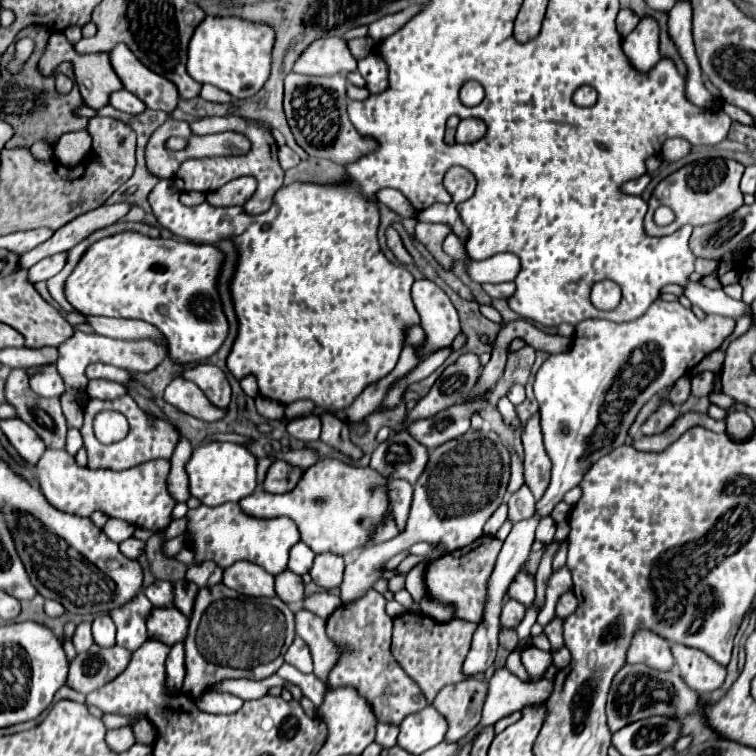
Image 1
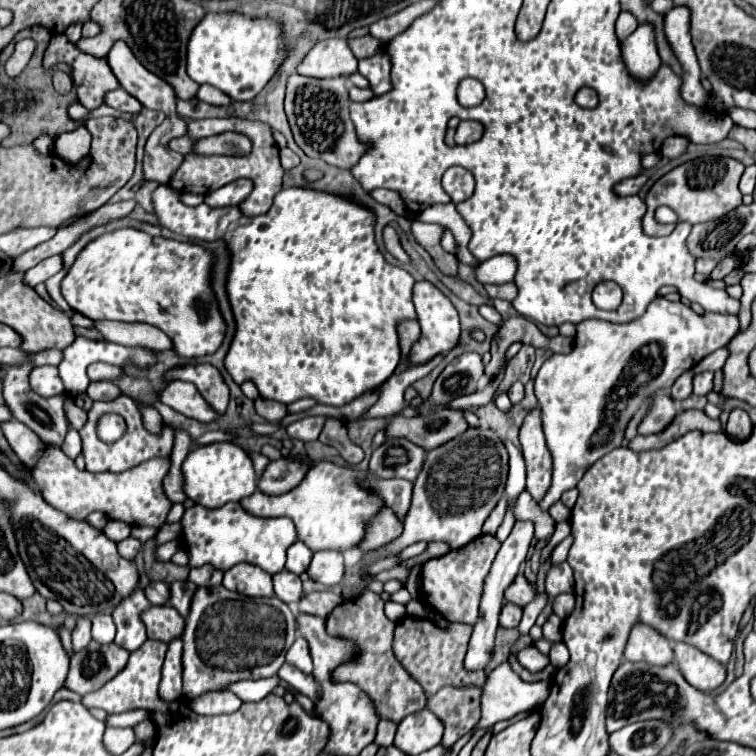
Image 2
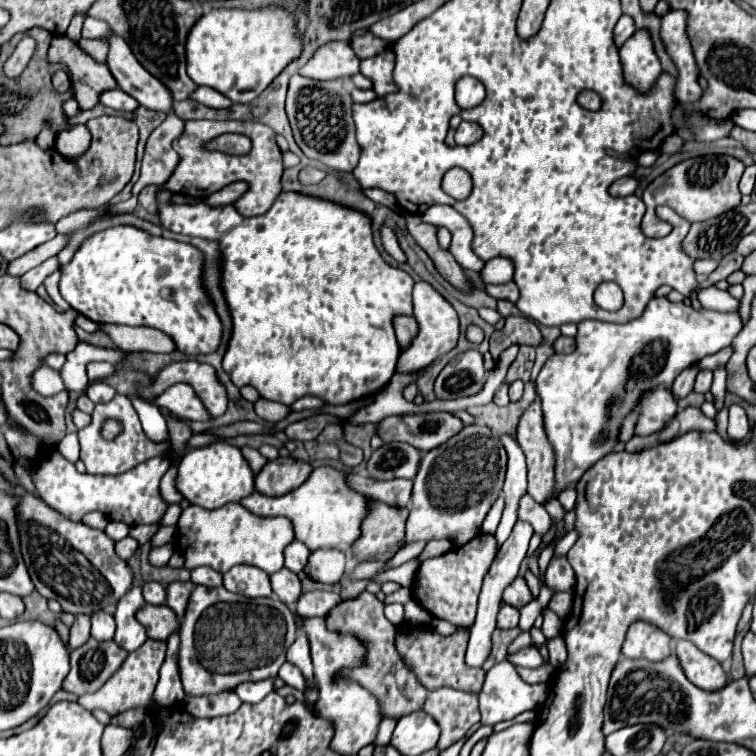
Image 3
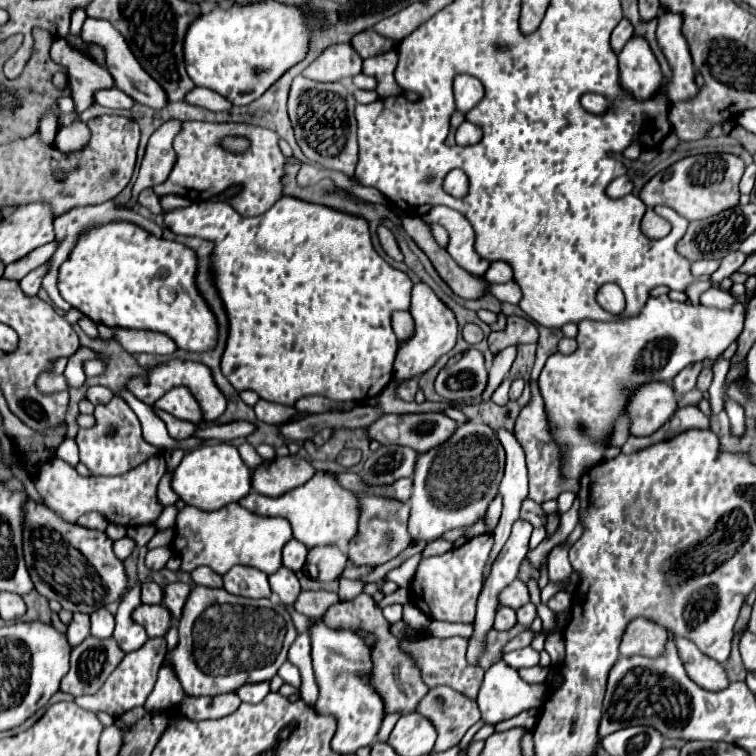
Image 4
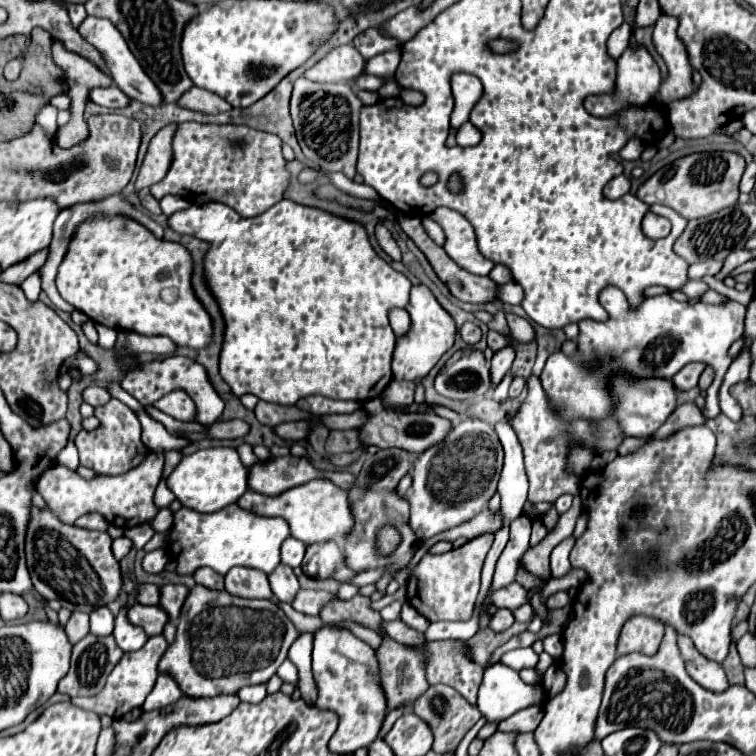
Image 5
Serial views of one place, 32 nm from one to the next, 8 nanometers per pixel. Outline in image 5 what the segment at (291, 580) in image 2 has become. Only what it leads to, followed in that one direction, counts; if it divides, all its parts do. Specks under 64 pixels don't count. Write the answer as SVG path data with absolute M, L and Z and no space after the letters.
M278 564L278 568L270 574L270 586L272 586L274 596L280 602L288 602L288 604L294 600L298 588L300 588L298 578L292 572L292 568L286 568L284 564Z

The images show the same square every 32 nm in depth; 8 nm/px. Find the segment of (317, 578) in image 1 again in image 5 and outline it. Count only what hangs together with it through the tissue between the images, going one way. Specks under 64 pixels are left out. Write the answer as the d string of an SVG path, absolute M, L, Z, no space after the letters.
M336 542L310 544L306 546L306 556L302 562L304 574L312 578L330 578L338 566L344 564L342 550Z

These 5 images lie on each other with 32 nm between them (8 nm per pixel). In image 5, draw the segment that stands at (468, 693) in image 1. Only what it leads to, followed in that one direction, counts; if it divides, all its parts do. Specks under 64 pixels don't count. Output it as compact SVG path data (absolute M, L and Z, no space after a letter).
M432 684L424 694L420 694L416 698L416 702L412 704L412 712L422 718L432 734L434 734L434 744L432 750L436 754L446 754L446 752L456 752L458 744L462 742L462 738L466 736L466 732L480 720L480 710L476 706L470 706L454 688L446 686L446 684Z

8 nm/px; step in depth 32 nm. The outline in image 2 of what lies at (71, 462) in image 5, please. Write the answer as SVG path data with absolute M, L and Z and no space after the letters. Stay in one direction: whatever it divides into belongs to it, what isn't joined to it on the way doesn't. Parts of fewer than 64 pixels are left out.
M72 428L72 430L68 430L68 436L66 436L66 440L64 440L64 444L62 444L62 452L68 452L70 454L70 458L72 460L76 460L78 458L78 454L80 454L80 436L78 436L78 432Z

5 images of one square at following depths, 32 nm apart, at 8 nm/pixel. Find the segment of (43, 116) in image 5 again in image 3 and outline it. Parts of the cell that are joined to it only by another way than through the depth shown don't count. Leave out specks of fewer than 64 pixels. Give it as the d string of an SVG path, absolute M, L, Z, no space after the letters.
M44 126L42 128L42 132L38 134L38 138L36 138L36 142L46 150L48 146L54 146L54 138L56 138L56 134L54 134L54 130L50 130L52 126Z

